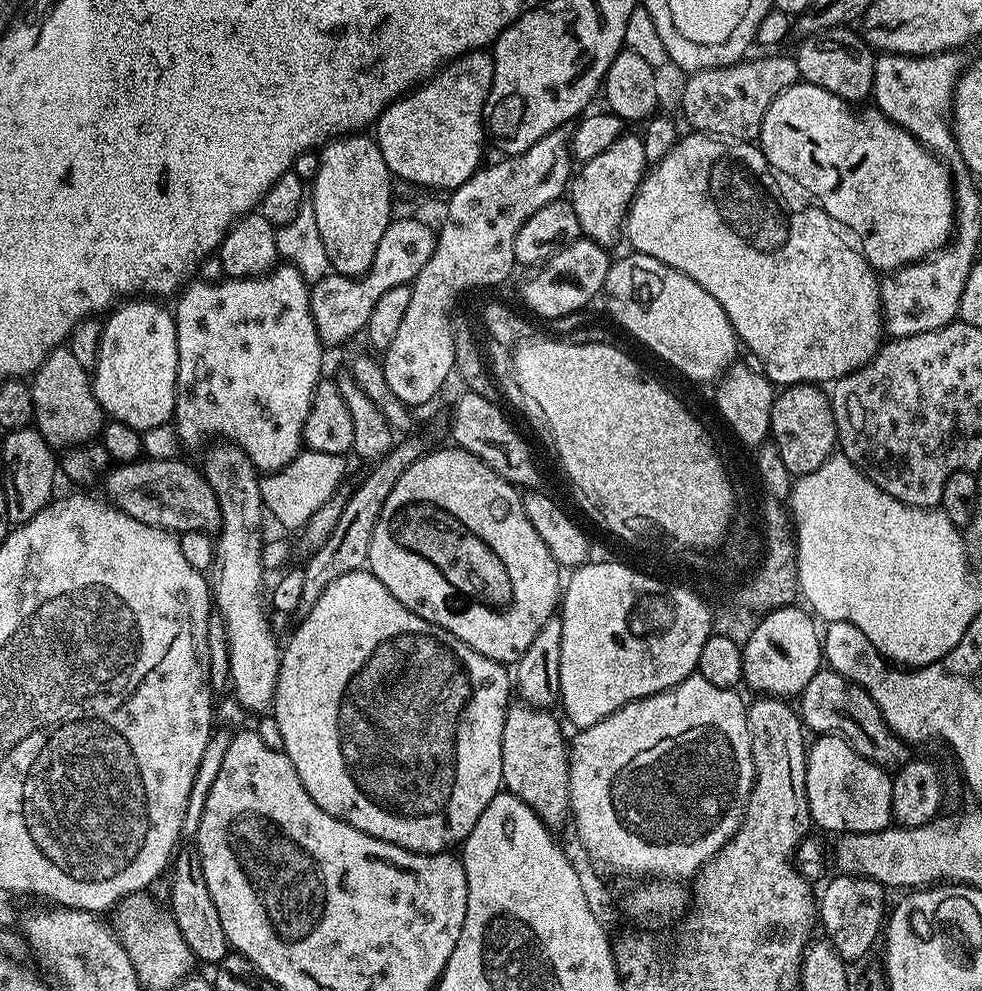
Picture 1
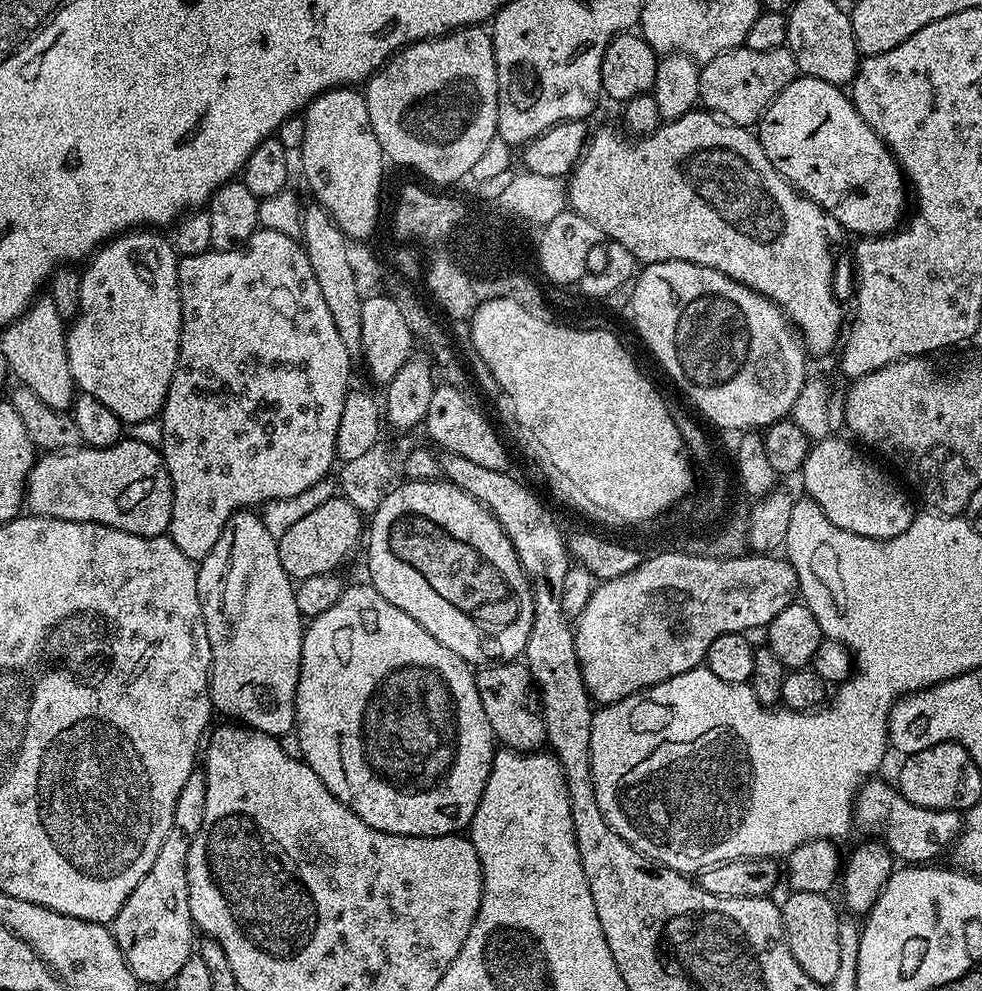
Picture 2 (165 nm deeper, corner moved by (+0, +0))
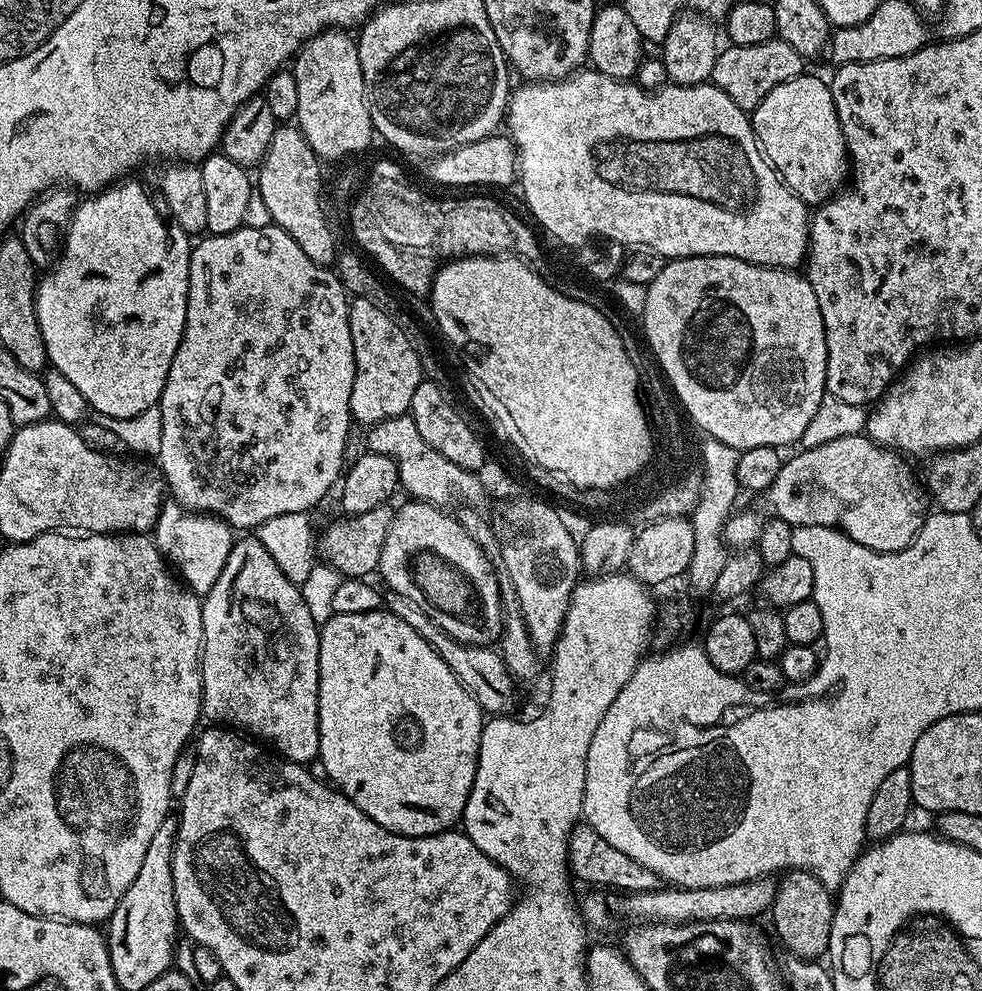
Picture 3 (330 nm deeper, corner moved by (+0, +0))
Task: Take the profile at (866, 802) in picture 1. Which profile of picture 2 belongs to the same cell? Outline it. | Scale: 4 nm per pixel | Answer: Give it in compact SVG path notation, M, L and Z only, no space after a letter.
M869 778L860 786L859 792L856 794L856 803L852 805L852 819L857 829L868 832L869 837L882 838L884 843L888 845L888 849L892 851L893 857L897 861L903 862L908 866L924 866L927 865L934 856L938 855L944 847L955 845L956 840L960 836L962 827L962 816L957 809L950 810L934 810L926 806L914 806L914 802L910 802L900 792L899 787L887 784L881 778Z

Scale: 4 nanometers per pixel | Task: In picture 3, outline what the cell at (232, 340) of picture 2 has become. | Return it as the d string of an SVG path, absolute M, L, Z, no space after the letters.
M270 223L261 228L249 228L247 226L234 230L230 234L218 234L217 236L208 234L203 237L204 241L193 247L190 258L190 270L188 271L188 305L186 306L186 326L182 334L182 342L178 346L178 354L174 354L174 362L170 362L170 374L166 378L166 386L160 395L159 409L162 414L162 450L158 457L158 467L164 477L167 491L171 499L190 512L197 514L207 514L216 516L232 525L236 530L255 530L262 522L270 522L270 518L278 518L278 514L298 514L299 512L311 513L312 507L331 490L337 487L342 473L345 471L344 451L348 448L348 427L353 427L352 411L350 410L350 396L354 390L354 374L356 373L356 363L354 362L354 342L350 338L350 318L348 317L348 305L350 303L349 293L344 291L344 283L331 267L315 264L306 258L306 253L302 251L302 246L286 234L286 230L276 227Z

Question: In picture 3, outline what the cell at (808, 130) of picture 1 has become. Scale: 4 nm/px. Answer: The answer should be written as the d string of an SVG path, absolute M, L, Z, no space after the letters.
M805 74L774 86L750 119L765 160L798 199L809 206L819 206L840 191L849 175L850 161L832 90L825 81L823 84L818 77Z

